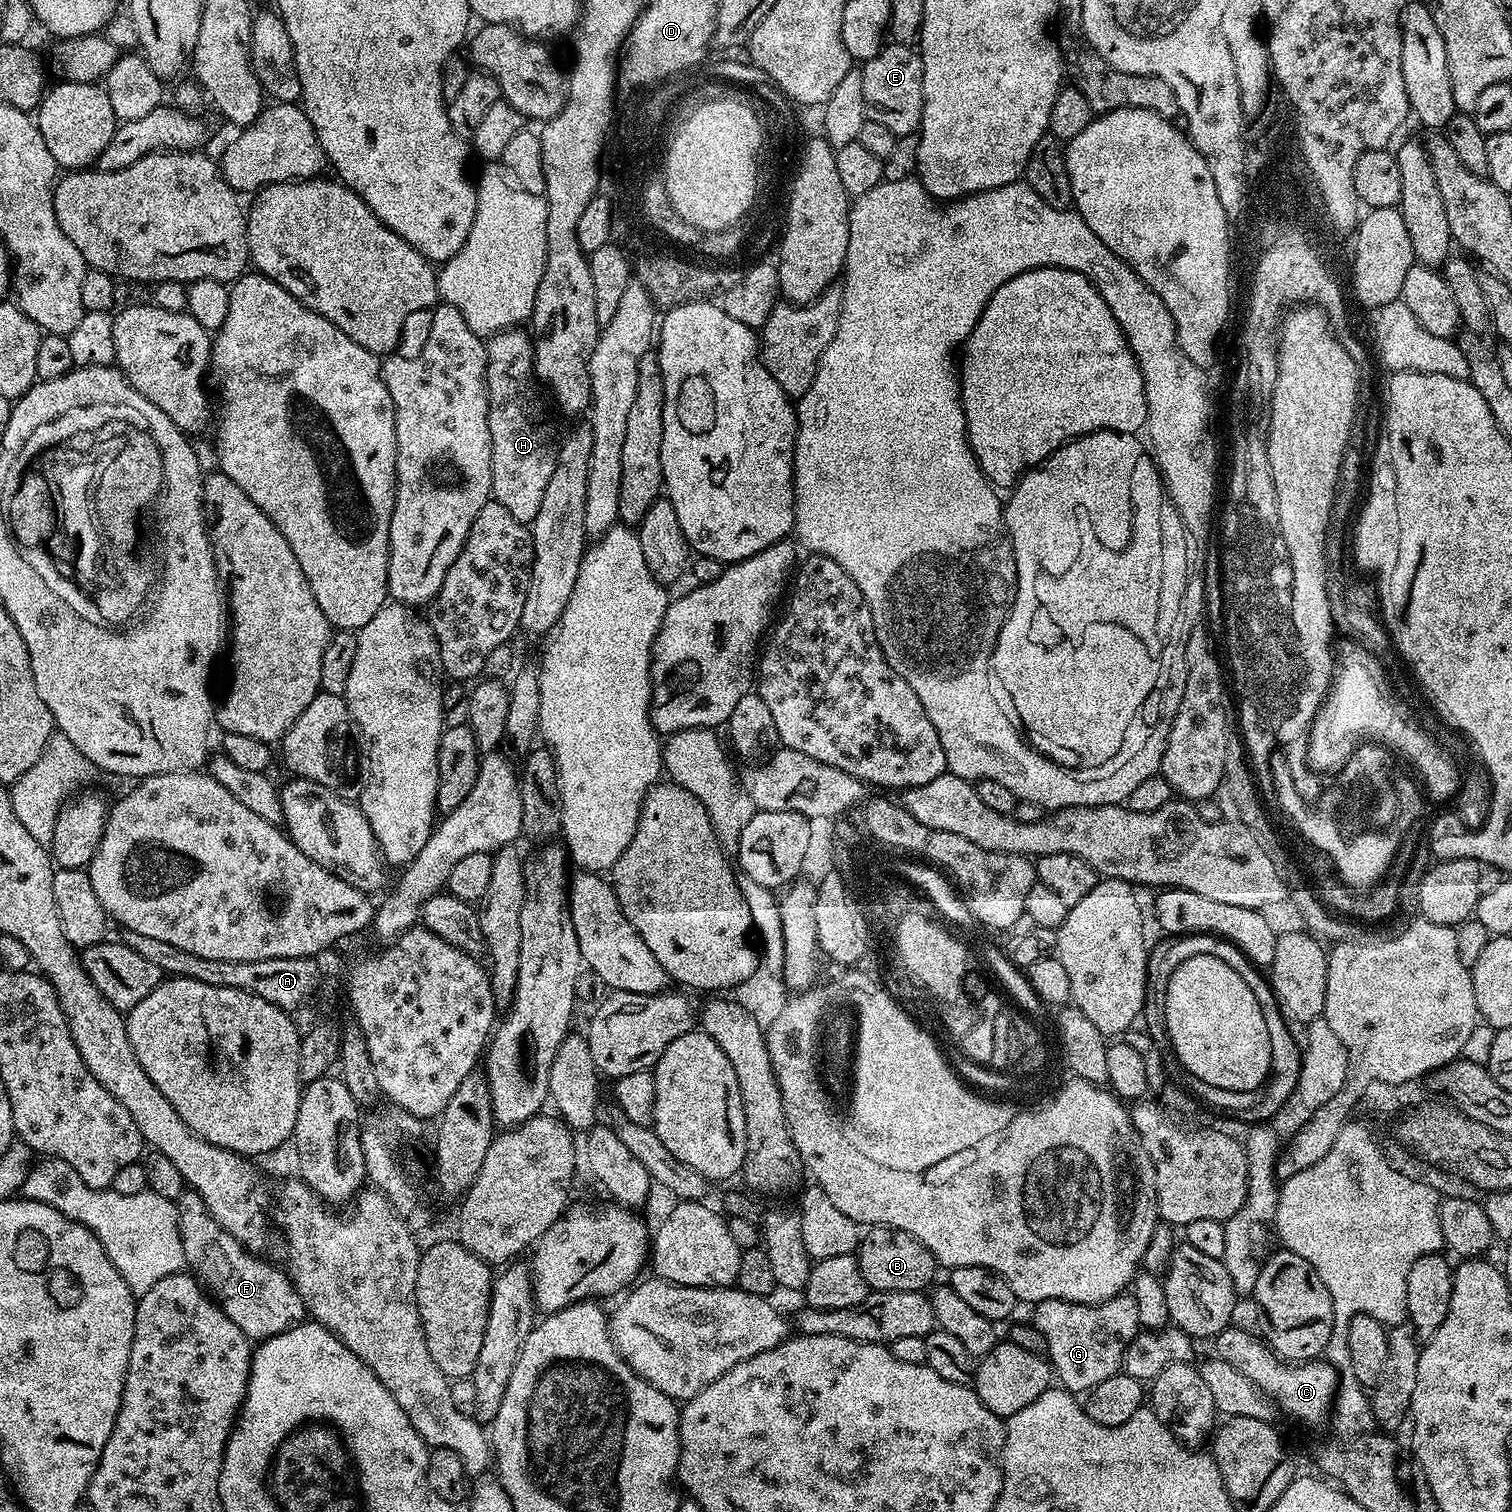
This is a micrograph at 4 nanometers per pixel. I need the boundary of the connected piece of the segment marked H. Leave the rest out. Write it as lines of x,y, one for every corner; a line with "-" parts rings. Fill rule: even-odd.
509,328
487,341
488,421
492,439
492,495
518,522
531,525
542,507
550,474
554,474
558,436
552,433
544,400
534,375
534,345
527,331

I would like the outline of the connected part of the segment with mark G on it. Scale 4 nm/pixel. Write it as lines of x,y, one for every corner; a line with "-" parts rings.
1121,1294
1101,1304
1043,1300
1036,1305
1031,1324
1038,1326
1042,1338
1046,1338
1047,1359
1055,1379
1073,1394
1087,1393
1098,1382
1121,1375
1127,1347
1142,1331
1136,1299
1131,1294

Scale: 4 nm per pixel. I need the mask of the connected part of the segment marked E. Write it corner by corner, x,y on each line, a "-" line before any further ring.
885,43
878,55
863,61
860,73
868,119
894,130
898,138
915,133
920,126
924,105
922,58
919,51
906,44

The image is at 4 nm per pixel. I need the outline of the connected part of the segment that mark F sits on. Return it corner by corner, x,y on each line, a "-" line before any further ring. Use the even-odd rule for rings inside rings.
186,1190
175,1202
178,1210
178,1234
182,1234
187,1267
202,1278
207,1291
223,1308
230,1322
242,1330
242,1334
246,1334
253,1342
259,1342
282,1334
296,1324
305,1323
304,1303
287,1271
280,1269
279,1272
274,1265
260,1260
264,1258
238,1243
215,1220
210,1210
206,1210
206,1202
202,1202
197,1192

